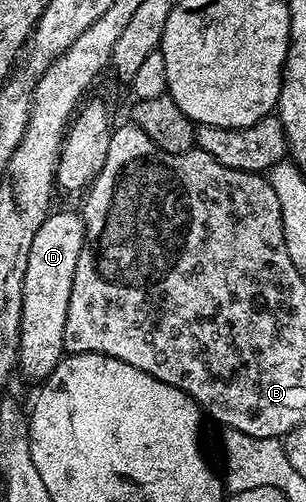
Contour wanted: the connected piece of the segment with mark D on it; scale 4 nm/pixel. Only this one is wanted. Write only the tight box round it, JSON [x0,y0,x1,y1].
[19,210,85,380]

